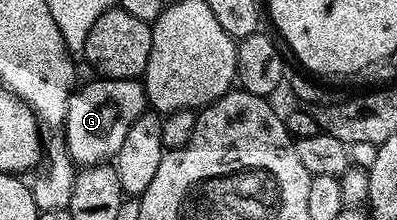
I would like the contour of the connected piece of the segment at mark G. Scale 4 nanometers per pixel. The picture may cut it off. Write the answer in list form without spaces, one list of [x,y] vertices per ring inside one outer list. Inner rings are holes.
[[[93,80],[87,85],[79,84],[66,101],[66,147],[78,167],[101,165],[113,159],[124,143],[124,135],[128,135],[128,127],[132,127],[137,117],[148,109],[146,90],[141,80]]]

